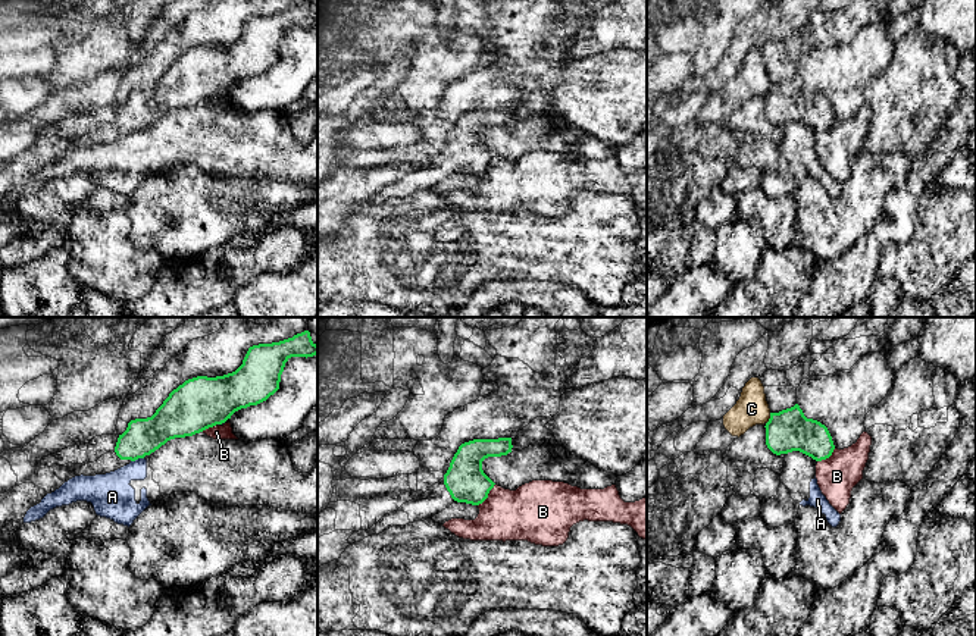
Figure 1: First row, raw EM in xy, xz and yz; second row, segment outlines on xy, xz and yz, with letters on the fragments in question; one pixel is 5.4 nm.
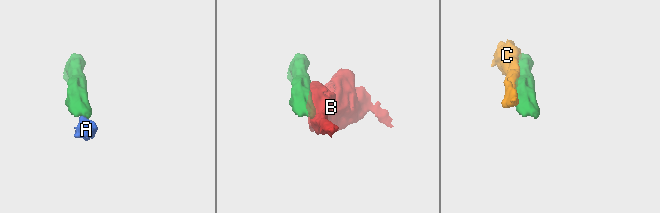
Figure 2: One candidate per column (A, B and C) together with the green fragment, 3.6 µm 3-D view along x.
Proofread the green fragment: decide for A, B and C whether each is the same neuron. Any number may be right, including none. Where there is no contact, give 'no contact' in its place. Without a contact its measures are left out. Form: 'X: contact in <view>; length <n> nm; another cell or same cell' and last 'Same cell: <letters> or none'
A: contact in xy; length 80 nm; another cell
B: contact in xz; length 160 nm; another cell
C: contact in yz; length 70 nm; another cell
Same cell: none

